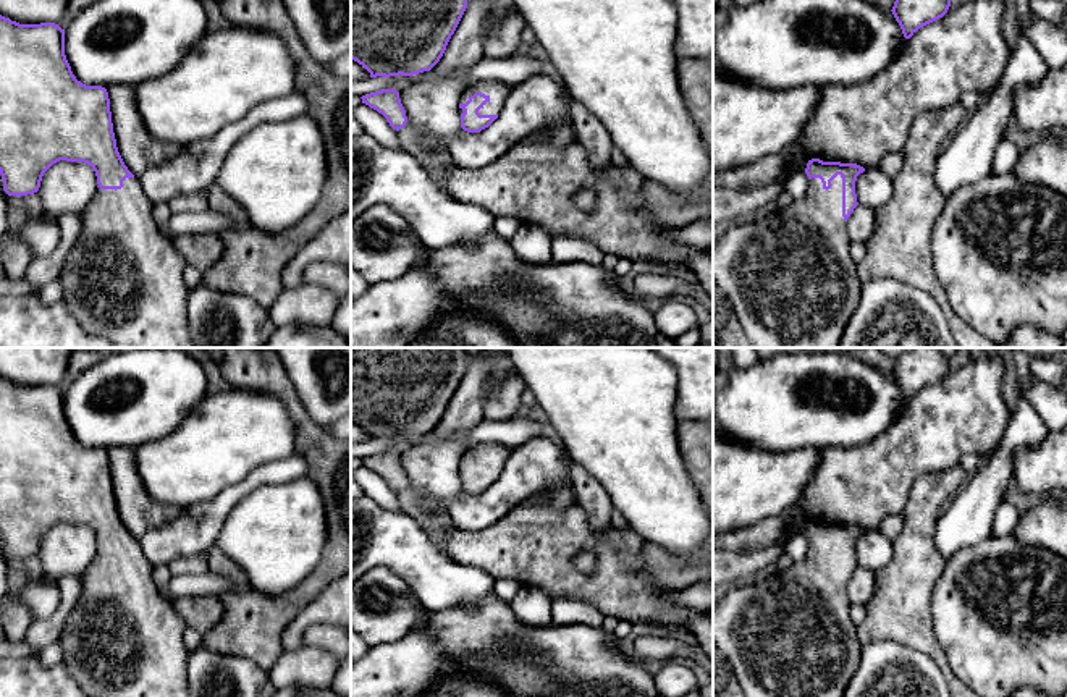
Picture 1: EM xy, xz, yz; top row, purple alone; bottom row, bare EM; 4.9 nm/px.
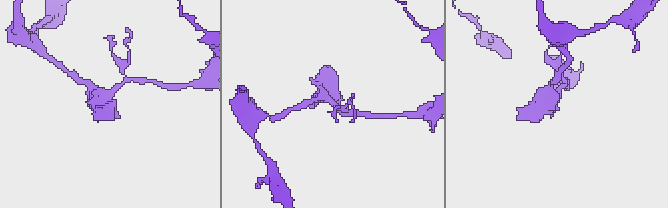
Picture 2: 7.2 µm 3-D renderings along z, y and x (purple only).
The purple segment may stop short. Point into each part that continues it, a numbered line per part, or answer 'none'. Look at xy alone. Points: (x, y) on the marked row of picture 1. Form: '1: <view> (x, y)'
1: xy (123, 280)

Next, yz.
1: yz (789, 277)

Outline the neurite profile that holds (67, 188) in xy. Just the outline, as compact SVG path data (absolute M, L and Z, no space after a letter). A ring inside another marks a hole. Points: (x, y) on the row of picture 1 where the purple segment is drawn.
M60 160L44 173L37 194L44 210L58 218L84 210L94 199L97 186L91 165Z

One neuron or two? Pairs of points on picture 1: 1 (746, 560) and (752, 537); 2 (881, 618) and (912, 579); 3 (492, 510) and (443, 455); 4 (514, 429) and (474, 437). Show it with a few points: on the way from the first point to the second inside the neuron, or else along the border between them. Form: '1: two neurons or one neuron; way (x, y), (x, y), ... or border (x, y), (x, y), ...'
1: two neurons; border (784, 545), (729, 552)
2: one neuron; way (891, 608), (901, 599), (902, 589)
3: two neurons; border (463, 492), (448, 503), (450, 521)
4: one neuron; way (505, 432), (484, 434)

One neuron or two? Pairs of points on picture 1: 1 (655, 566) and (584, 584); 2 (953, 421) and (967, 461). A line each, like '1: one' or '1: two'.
1: two
2: two

